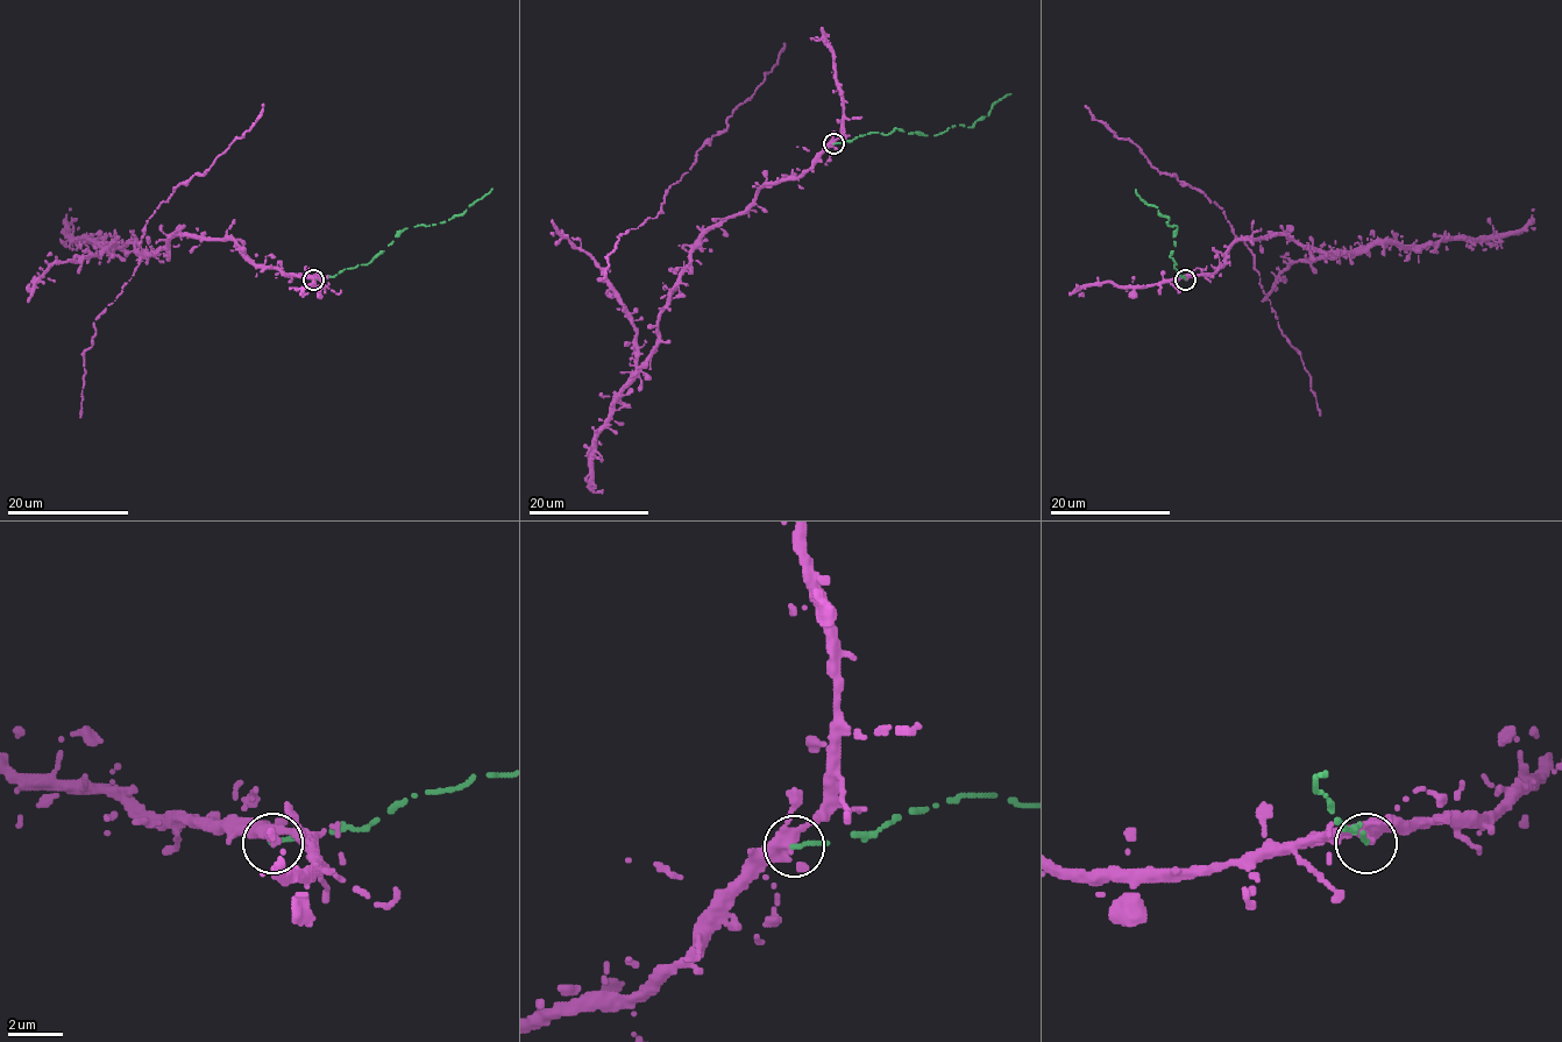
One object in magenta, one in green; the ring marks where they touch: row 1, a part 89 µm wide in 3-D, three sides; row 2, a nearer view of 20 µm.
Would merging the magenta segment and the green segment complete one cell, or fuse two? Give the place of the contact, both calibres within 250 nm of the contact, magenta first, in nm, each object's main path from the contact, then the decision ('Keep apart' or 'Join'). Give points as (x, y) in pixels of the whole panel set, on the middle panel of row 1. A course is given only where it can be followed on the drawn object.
Place: (833, 143). Thickness 320 nm (magenta) against 180 nm. Course of magenta: (833, 143), (708, 231), (639, 366), (631, 314), (552, 220). Course of green: (833, 143), (897, 128), (925, 135), (942, 134), (953, 125), (971, 127), (1012, 93). Keep apart

